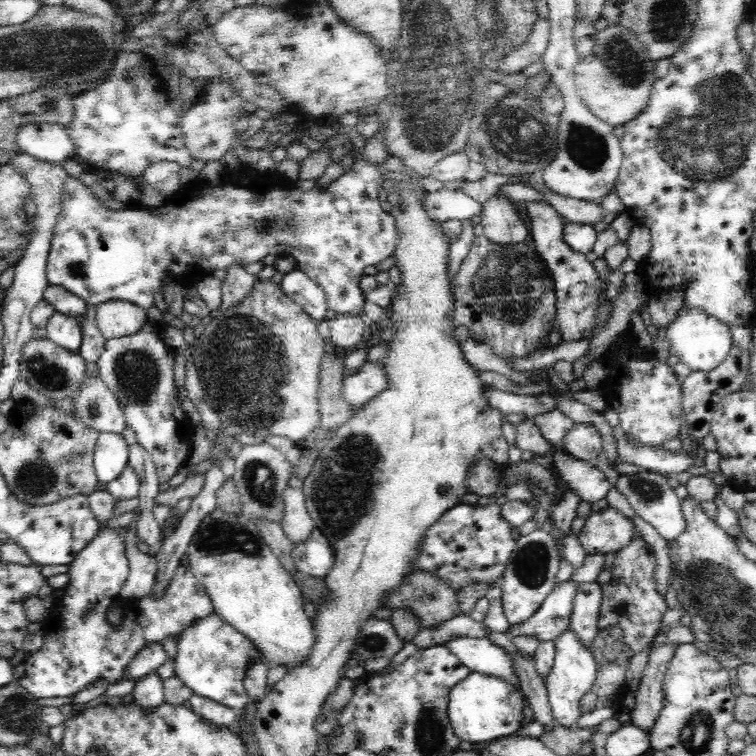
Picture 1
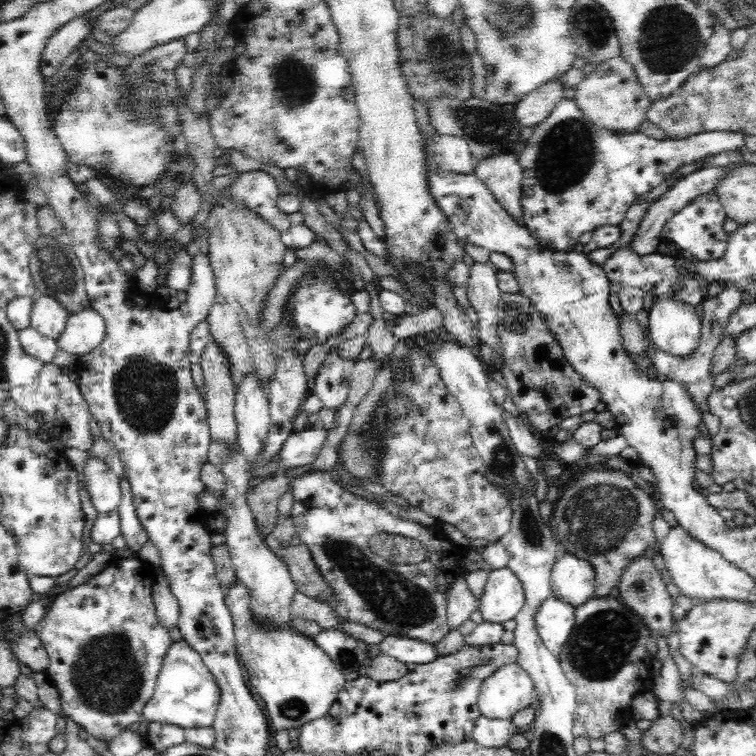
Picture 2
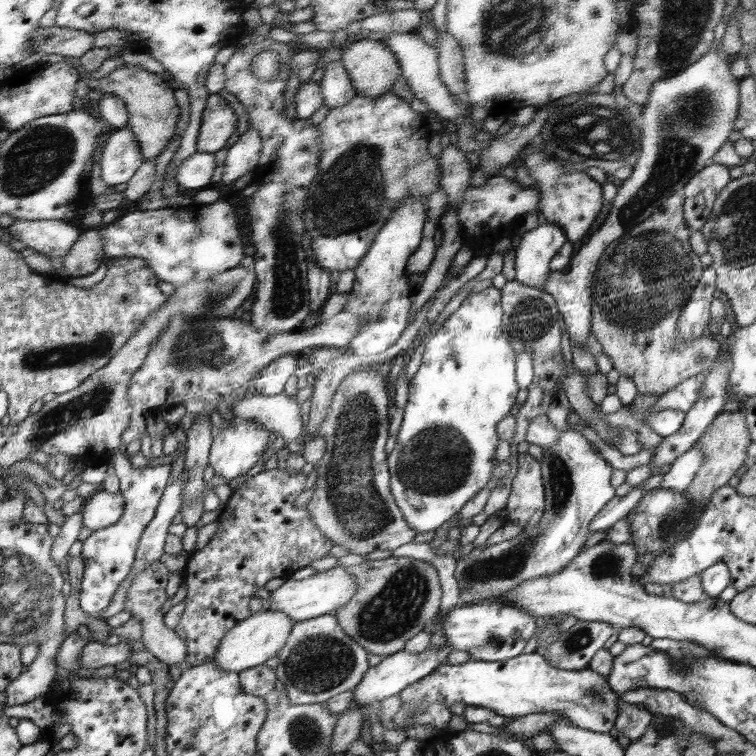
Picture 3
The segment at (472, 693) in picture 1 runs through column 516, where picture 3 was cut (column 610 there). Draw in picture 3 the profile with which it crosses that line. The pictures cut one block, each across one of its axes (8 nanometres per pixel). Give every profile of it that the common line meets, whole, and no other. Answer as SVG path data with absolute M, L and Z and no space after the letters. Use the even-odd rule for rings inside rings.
M540 653L519 654L516 658L502 662L479 661L472 658L462 664L442 664L430 675L408 686L400 692L402 707L393 717L395 726L410 726L413 710L427 706L430 703L441 702L450 707L454 703L463 702L465 705L480 706L493 710L496 714L506 716L526 716L534 713L558 713L567 719L572 725L582 729L590 729L591 732L610 733L618 719L622 697L610 687L606 677L591 668L578 671L569 671L552 666Z

